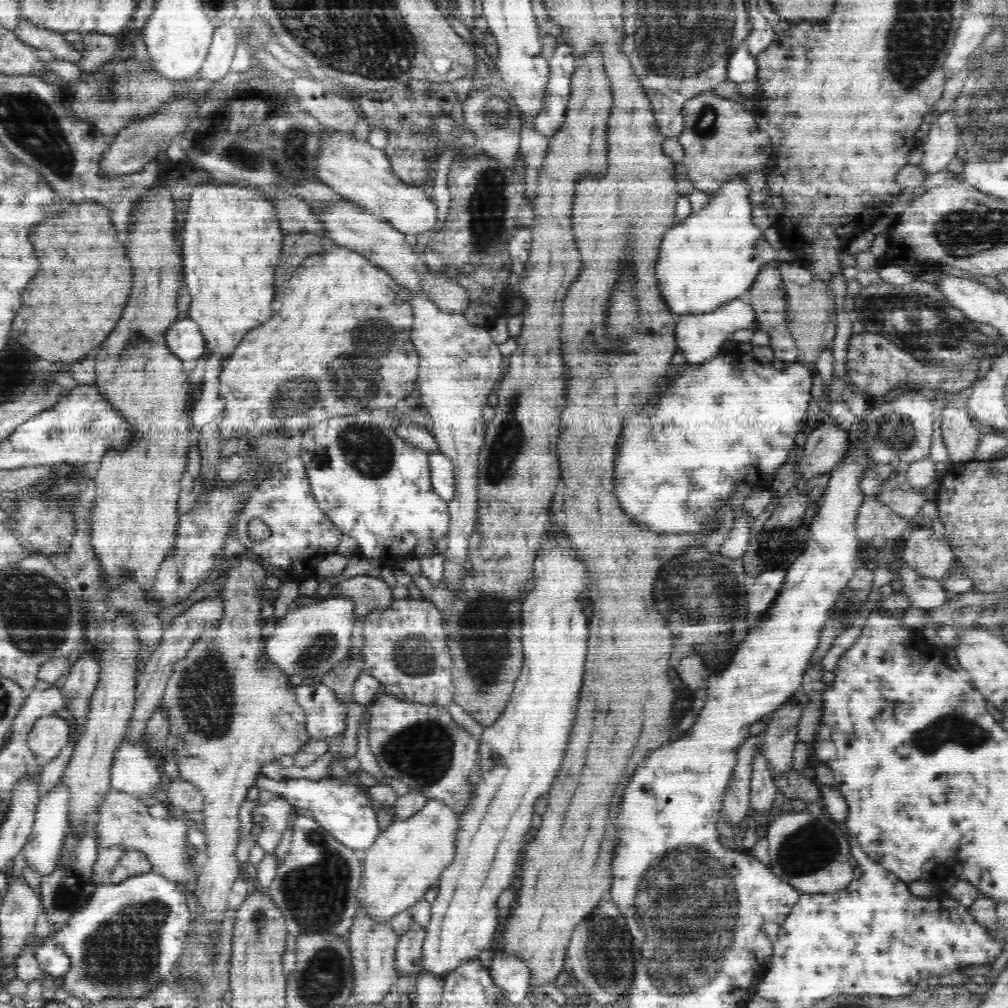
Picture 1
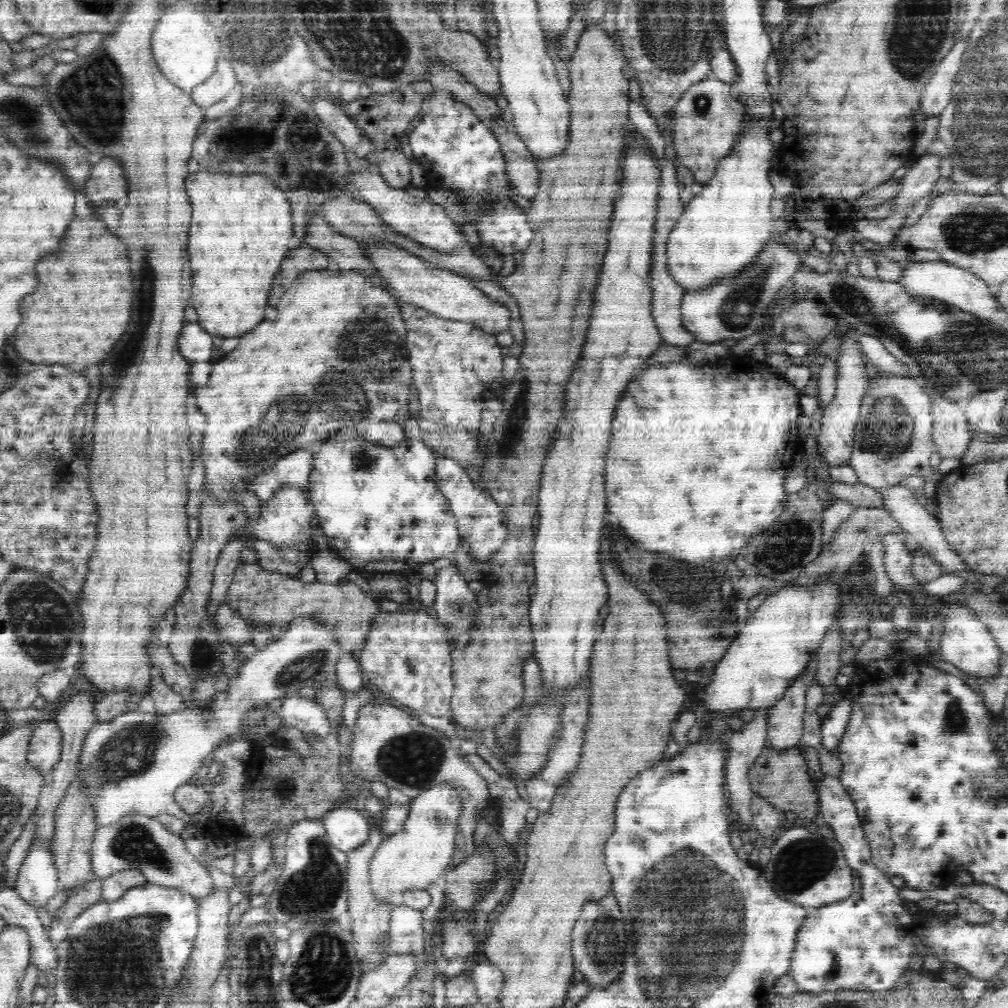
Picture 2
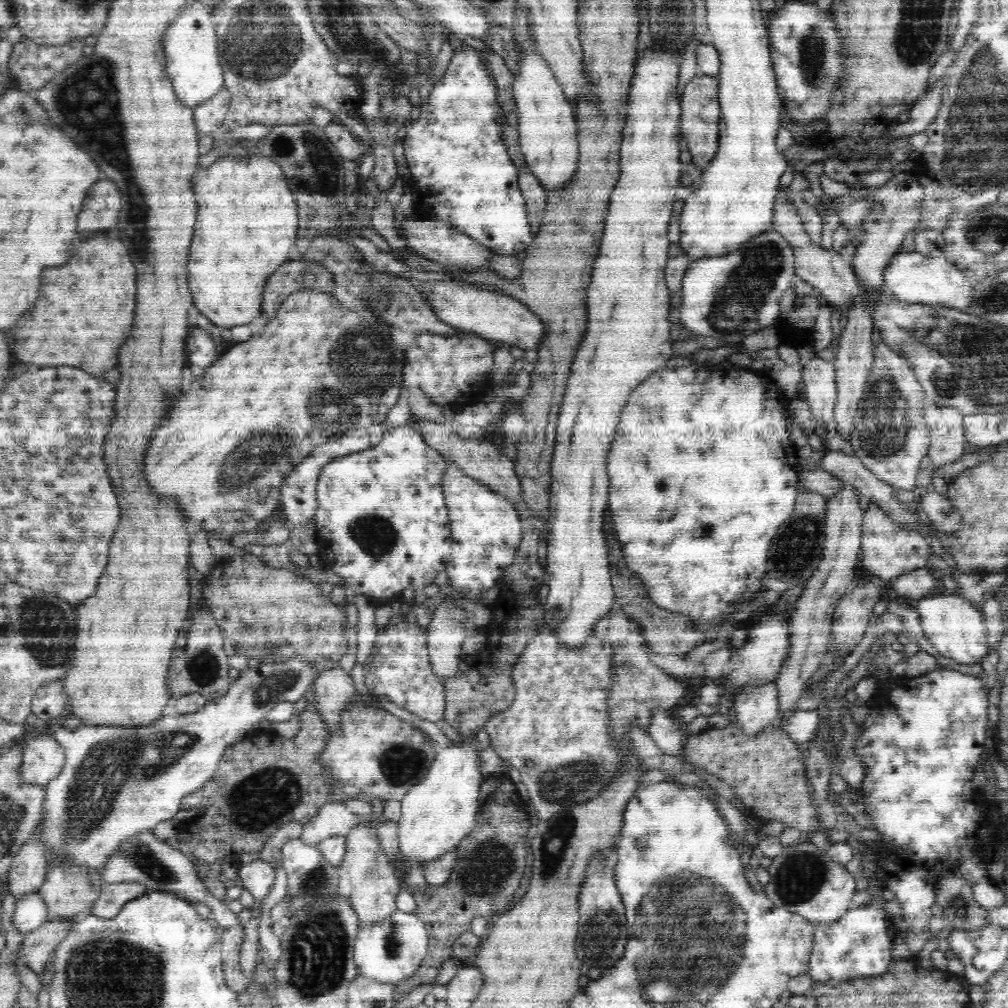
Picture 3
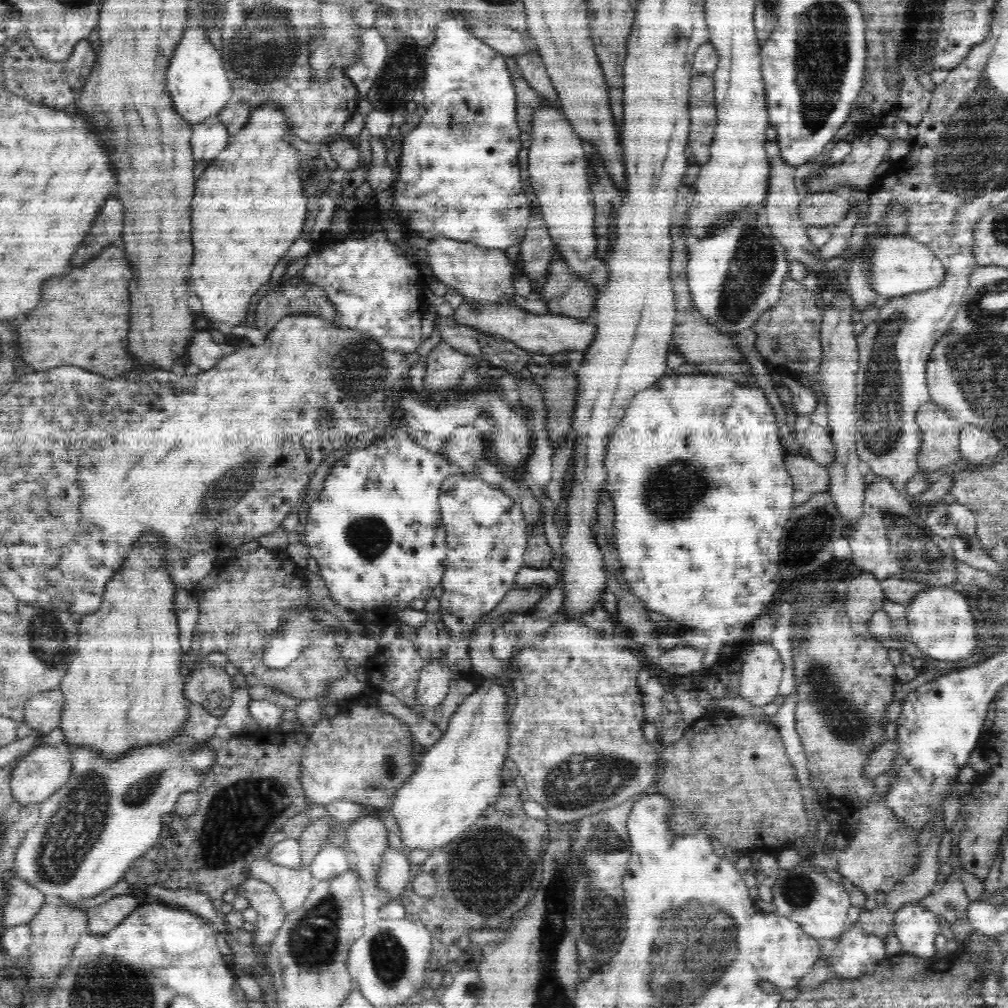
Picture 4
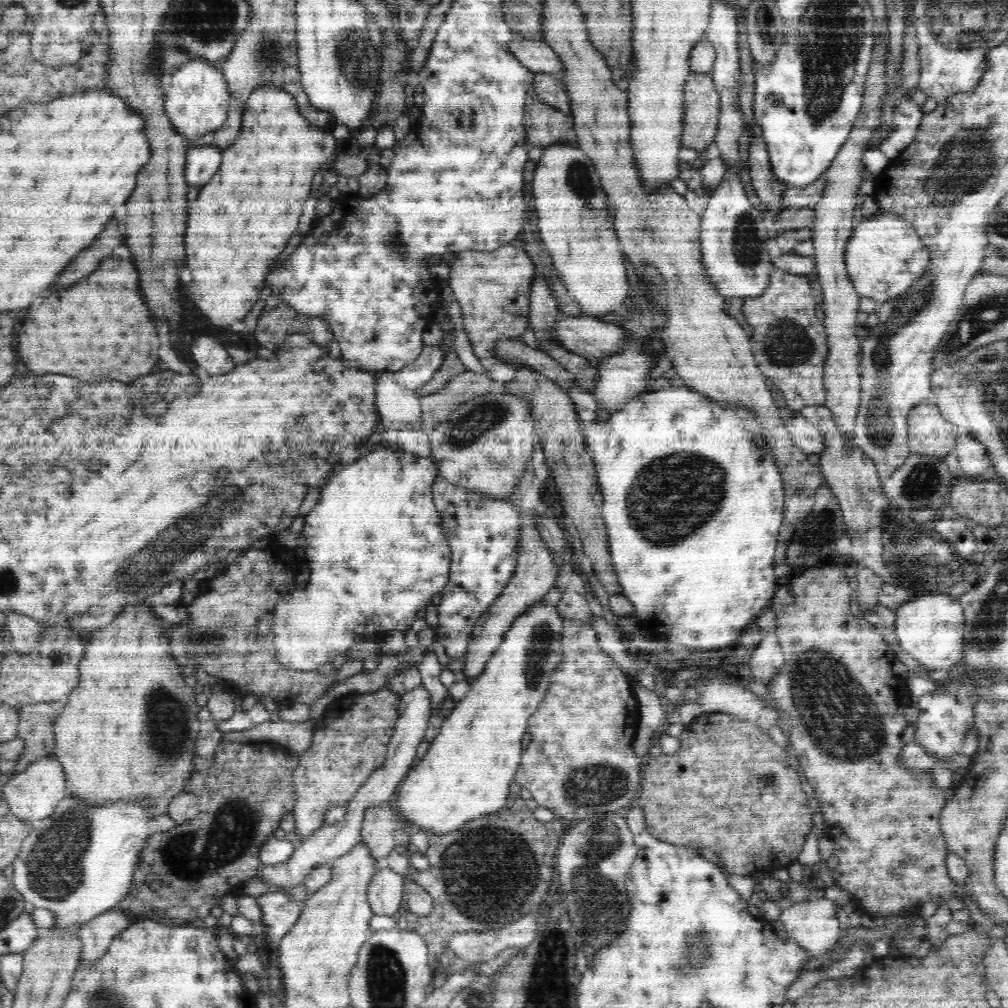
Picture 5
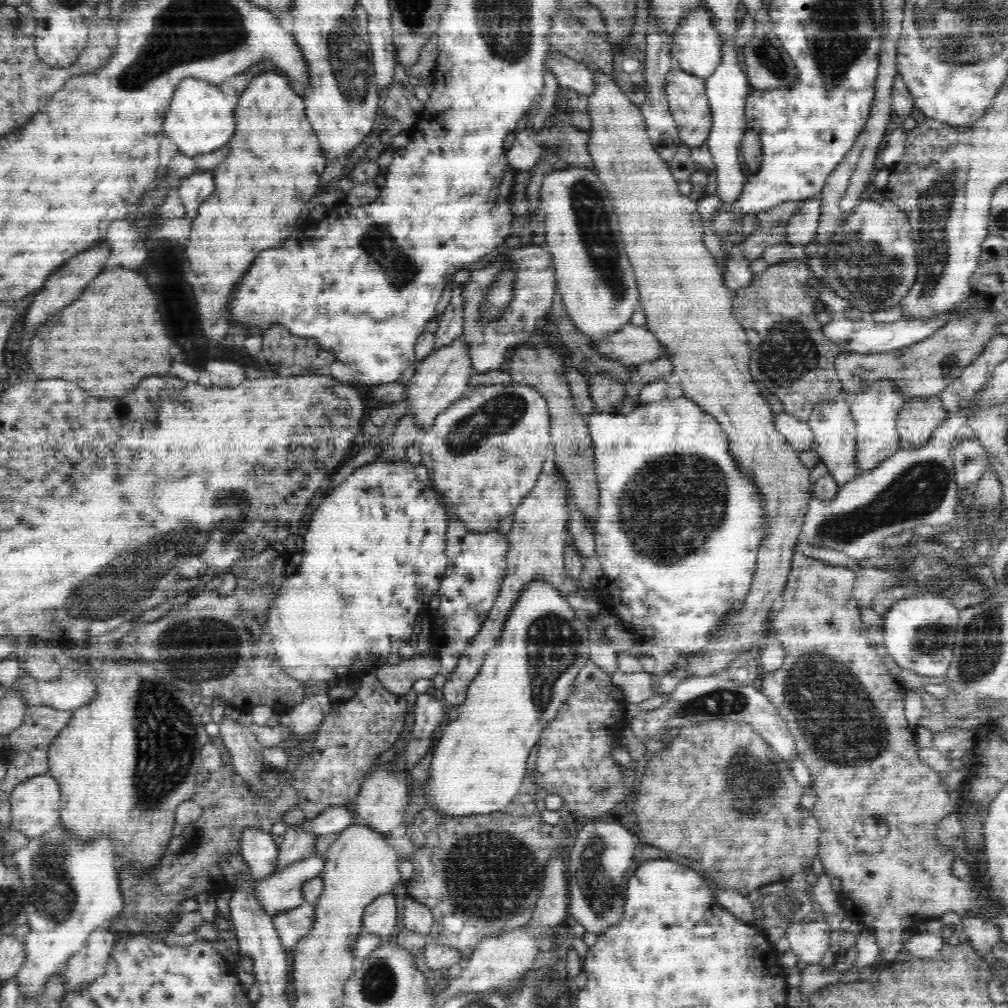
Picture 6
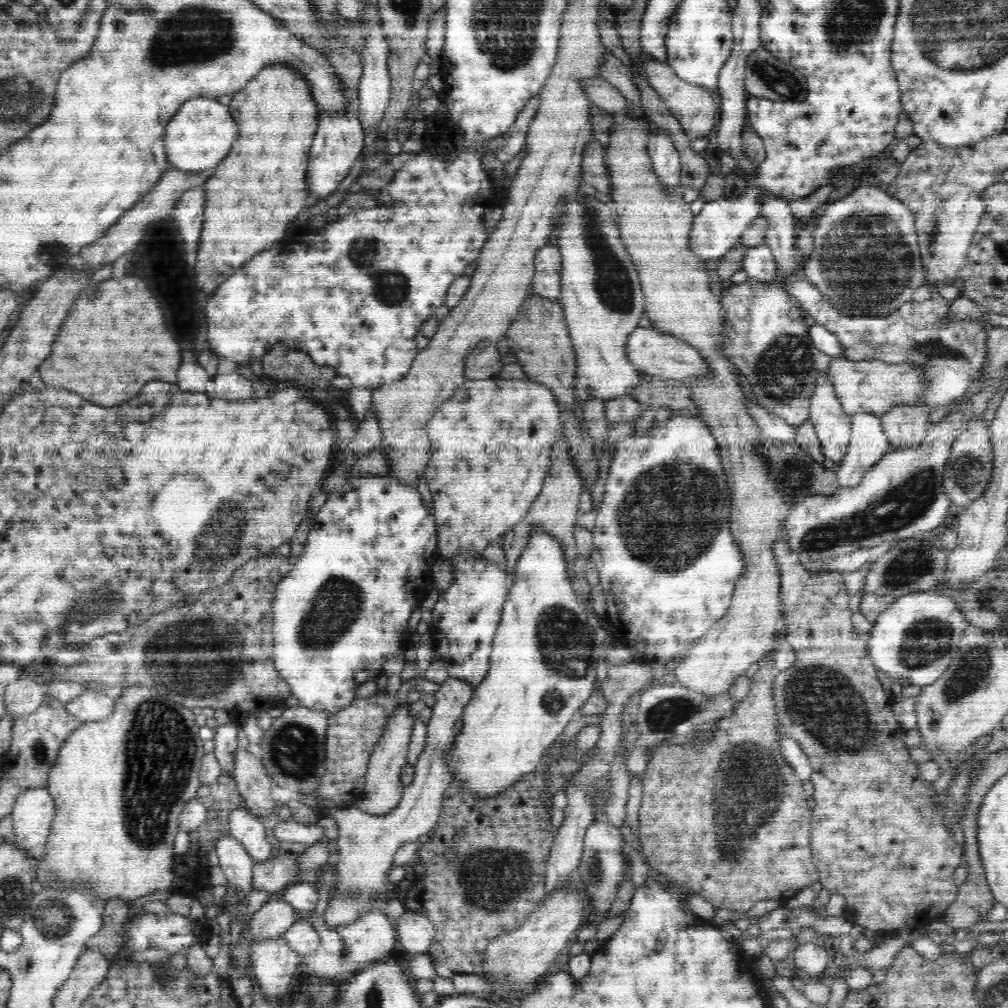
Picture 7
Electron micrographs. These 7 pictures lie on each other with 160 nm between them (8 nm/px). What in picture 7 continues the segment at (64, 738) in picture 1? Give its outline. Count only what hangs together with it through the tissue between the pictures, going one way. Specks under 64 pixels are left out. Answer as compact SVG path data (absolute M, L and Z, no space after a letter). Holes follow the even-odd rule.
M29 787L17 795L11 815L16 846L21 850L43 846L56 816L55 800L47 787Z

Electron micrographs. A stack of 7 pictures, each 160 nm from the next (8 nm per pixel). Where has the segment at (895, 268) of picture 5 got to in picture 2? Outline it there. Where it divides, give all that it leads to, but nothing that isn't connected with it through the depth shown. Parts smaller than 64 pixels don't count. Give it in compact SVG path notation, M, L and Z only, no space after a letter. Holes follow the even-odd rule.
M944 260L930 262L909 262L904 268L898 284L908 296L927 296L957 307L966 312L972 312L982 318L990 318L998 312L998 297L993 293L994 287L988 285L972 272L960 269Z

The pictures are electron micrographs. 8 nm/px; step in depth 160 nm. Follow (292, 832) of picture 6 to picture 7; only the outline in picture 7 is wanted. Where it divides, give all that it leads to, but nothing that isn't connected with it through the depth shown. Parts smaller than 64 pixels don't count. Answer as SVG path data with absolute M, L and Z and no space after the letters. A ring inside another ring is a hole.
M286 852L285 855L279 853L273 859L255 863L251 878L252 891L276 894L286 890L297 881L298 855L294 852Z

